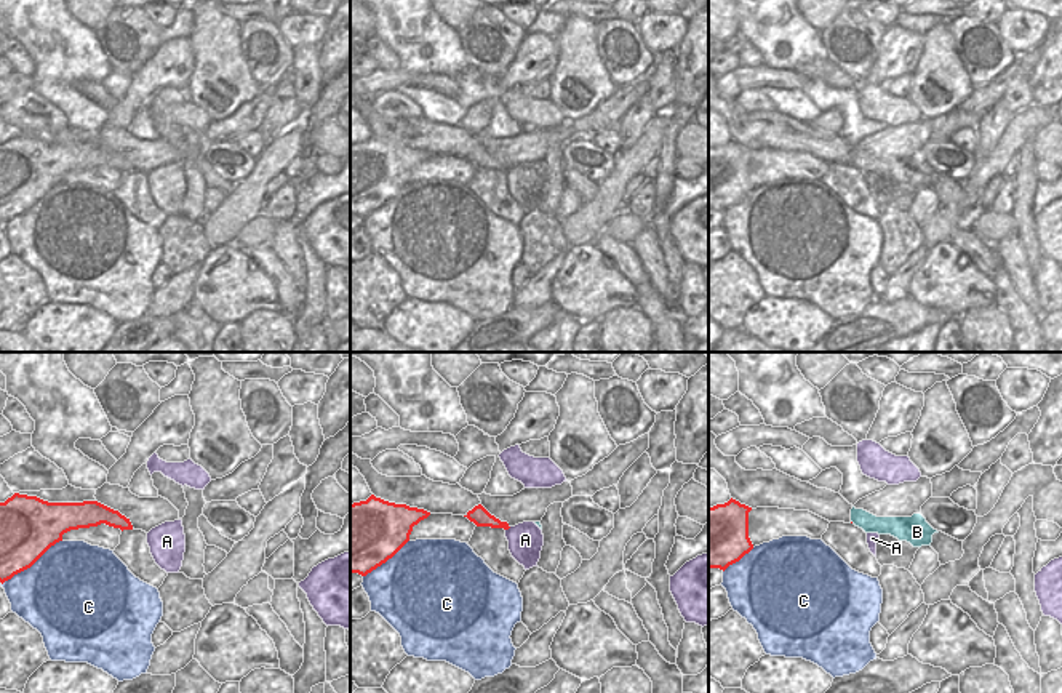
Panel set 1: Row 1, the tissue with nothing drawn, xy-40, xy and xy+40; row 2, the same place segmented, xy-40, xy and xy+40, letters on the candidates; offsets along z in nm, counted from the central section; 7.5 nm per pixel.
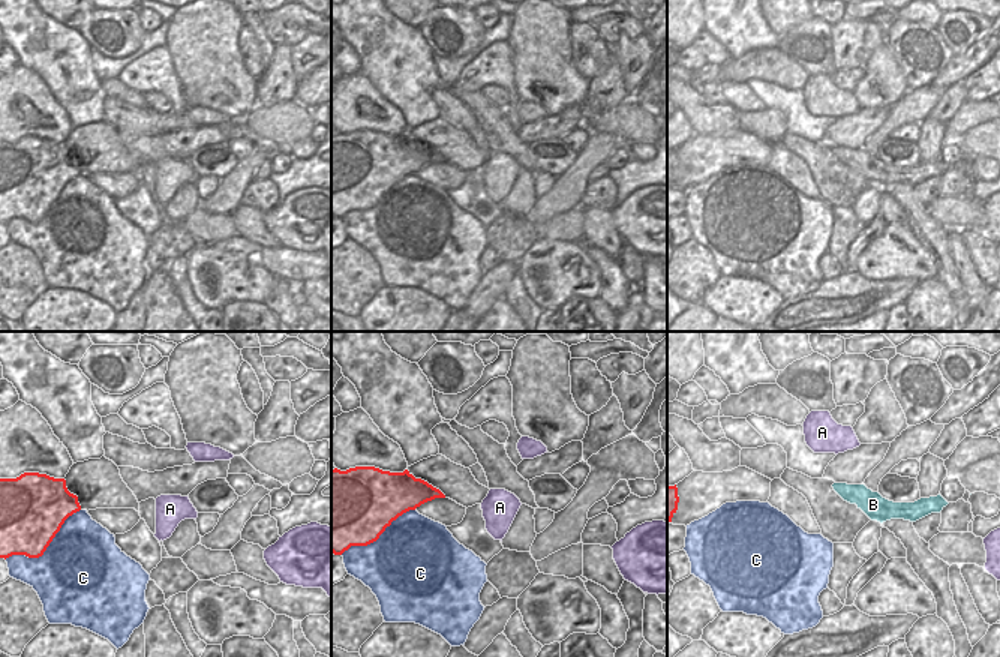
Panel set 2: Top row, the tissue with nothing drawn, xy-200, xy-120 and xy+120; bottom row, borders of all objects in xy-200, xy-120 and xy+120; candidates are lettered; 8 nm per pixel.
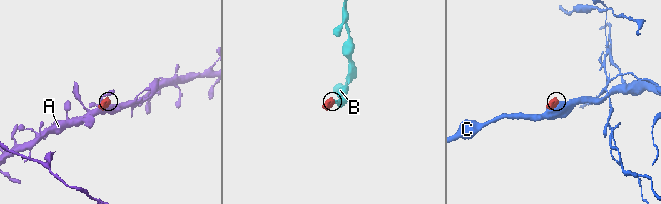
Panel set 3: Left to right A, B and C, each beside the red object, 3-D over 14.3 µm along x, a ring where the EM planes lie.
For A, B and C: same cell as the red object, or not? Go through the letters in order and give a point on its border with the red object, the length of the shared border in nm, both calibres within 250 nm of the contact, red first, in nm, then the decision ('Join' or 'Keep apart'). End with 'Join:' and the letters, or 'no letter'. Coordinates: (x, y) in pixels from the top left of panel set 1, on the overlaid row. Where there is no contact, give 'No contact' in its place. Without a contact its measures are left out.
A: Touches red at xy (507, 528). Shared border 60 nm. Thickness 140 nm (red) against 260 nm. Keep apart
B: No contact. Join
C: Touches red at xy-40 (31, 565). Shared border 550 nm. Thickness 400 nm (red) against 500 nm. Keep apart
Join: B.

